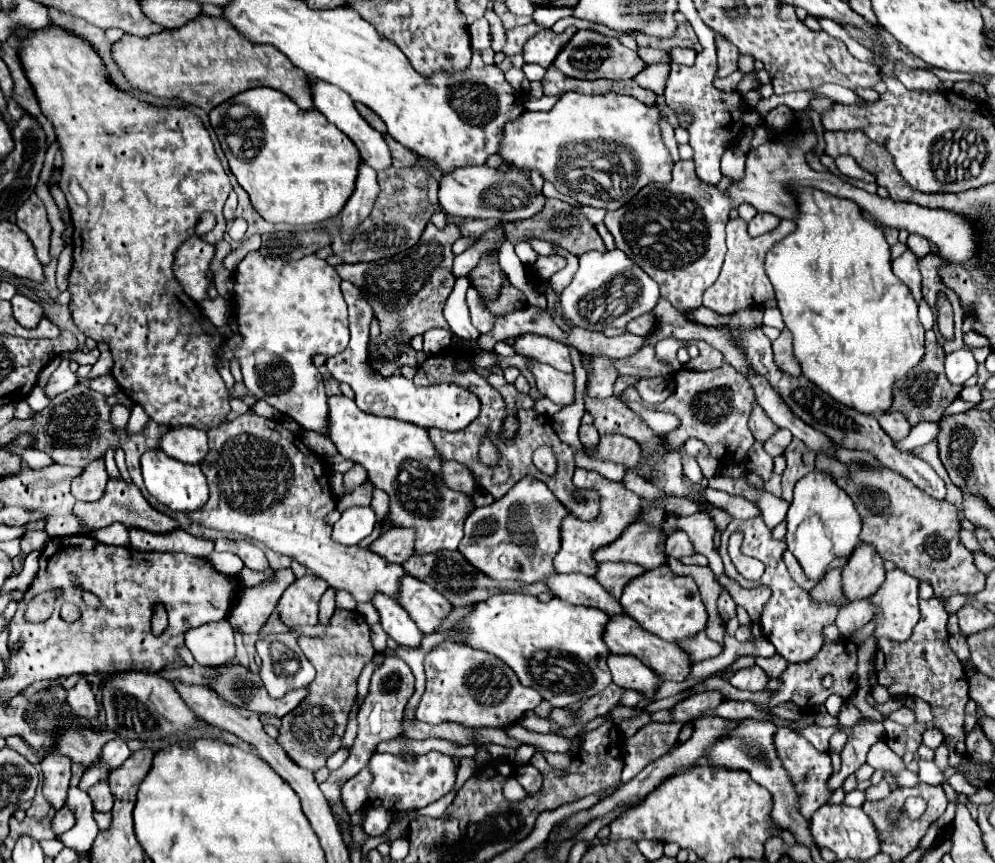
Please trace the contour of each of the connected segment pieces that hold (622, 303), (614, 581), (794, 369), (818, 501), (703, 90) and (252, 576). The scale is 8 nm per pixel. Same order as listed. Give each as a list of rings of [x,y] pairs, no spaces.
[[[620,249],[612,251],[588,251],[578,257],[580,267],[572,283],[562,291],[562,309],[576,327],[590,331],[604,331],[606,327],[626,327],[634,317],[640,317],[656,307],[660,289],[658,283],[648,277],[632,259]]]
[[[600,563],[596,581],[606,591],[610,591],[616,599],[620,599],[624,591],[624,583],[628,583],[628,579],[634,579],[640,573],[644,573],[644,567],[634,563]]]
[[[784,329],[780,333],[780,337],[776,341],[772,341],[772,349],[774,349],[774,361],[776,365],[786,371],[792,377],[800,375],[800,363],[798,359],[794,359],[794,351],[792,351],[792,333],[788,329]]]
[[[812,471],[794,489],[794,501],[786,515],[788,551],[798,559],[808,579],[822,581],[826,567],[838,555],[850,555],[860,543],[862,521],[852,499],[832,481],[830,473]]]
[[[708,27],[708,43],[704,45],[702,53],[696,57],[696,65],[688,67],[686,71],[670,71],[664,97],[666,103],[678,113],[684,109],[690,109],[694,115],[692,125],[688,127],[690,133],[690,147],[694,149],[694,163],[696,173],[704,183],[718,183],[722,179],[720,175],[720,157],[726,149],[726,145],[732,145],[736,137],[740,135],[744,123],[742,115],[746,111],[746,105],[738,93],[726,93],[714,87],[718,65],[716,65],[716,31]]]
[[[244,566],[240,572],[239,578],[246,587],[252,587],[254,585],[260,584],[261,582],[273,579],[274,570],[267,569],[265,571],[258,572]]]

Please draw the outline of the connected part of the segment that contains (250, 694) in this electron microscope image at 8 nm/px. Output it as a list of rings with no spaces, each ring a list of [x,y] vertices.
[[[232,663],[230,667],[228,665],[220,665],[220,667],[216,667],[214,673],[208,673],[208,687],[212,691],[218,691],[218,695],[222,699],[226,699],[228,703],[232,703],[236,707],[244,707],[248,711],[258,711],[258,715],[268,713],[268,715],[276,715],[276,717],[284,717],[294,707],[298,707],[298,703],[306,697],[306,689],[298,689],[298,691],[290,691],[282,699],[272,699],[268,695],[268,691],[264,689],[264,685],[260,683],[260,675],[252,673],[250,669],[240,667],[238,663]]]

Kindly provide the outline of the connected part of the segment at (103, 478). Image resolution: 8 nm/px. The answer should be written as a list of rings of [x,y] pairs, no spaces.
[[[98,459],[86,467],[84,475],[72,481],[72,495],[78,501],[96,501],[104,495],[106,483],[108,483],[108,475],[104,469],[104,461]]]

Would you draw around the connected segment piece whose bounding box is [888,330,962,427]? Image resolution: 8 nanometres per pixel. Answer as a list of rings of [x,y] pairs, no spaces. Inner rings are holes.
[[[928,330],[925,333],[926,355],[924,359],[904,377],[896,383],[894,387],[894,397],[892,397],[892,407],[888,411],[900,411],[906,415],[908,423],[914,427],[922,421],[940,421],[942,413],[946,407],[960,395],[962,387],[956,387],[948,383],[944,375],[944,349],[936,339],[936,333]]]

